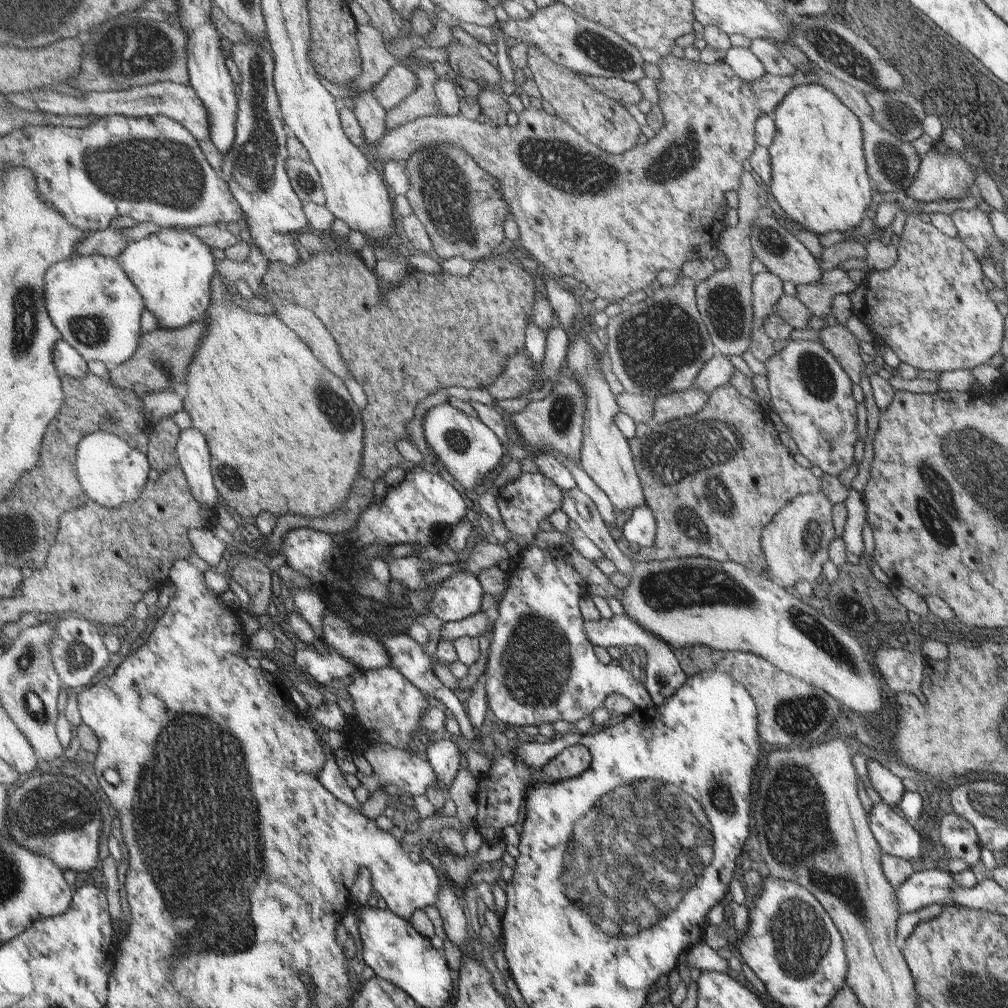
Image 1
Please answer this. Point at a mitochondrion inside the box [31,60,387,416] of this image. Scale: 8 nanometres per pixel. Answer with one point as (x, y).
(152, 171)

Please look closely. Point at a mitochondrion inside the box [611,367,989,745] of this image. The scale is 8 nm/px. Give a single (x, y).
(687, 459)

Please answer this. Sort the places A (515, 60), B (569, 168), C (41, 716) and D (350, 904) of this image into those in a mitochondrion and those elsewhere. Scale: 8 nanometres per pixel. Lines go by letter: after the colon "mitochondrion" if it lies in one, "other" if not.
A: other
B: mitochondrion
C: other
D: other

